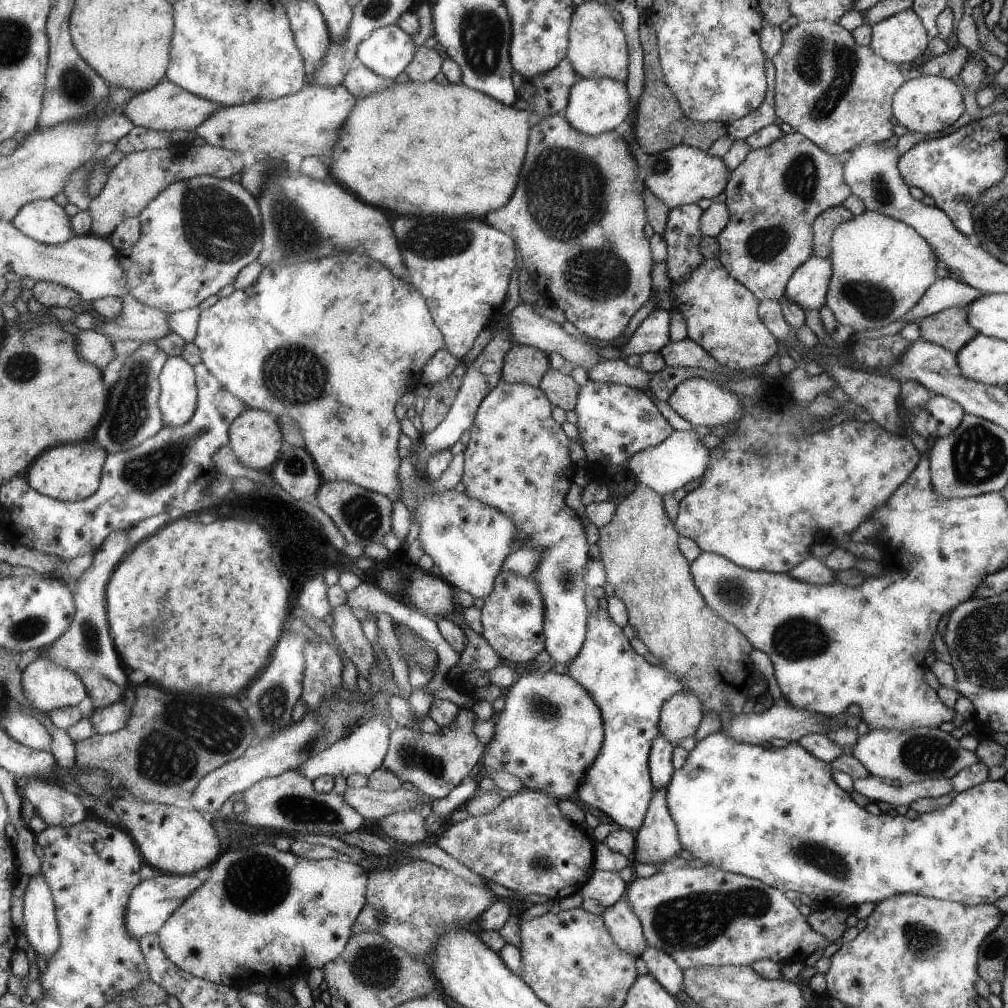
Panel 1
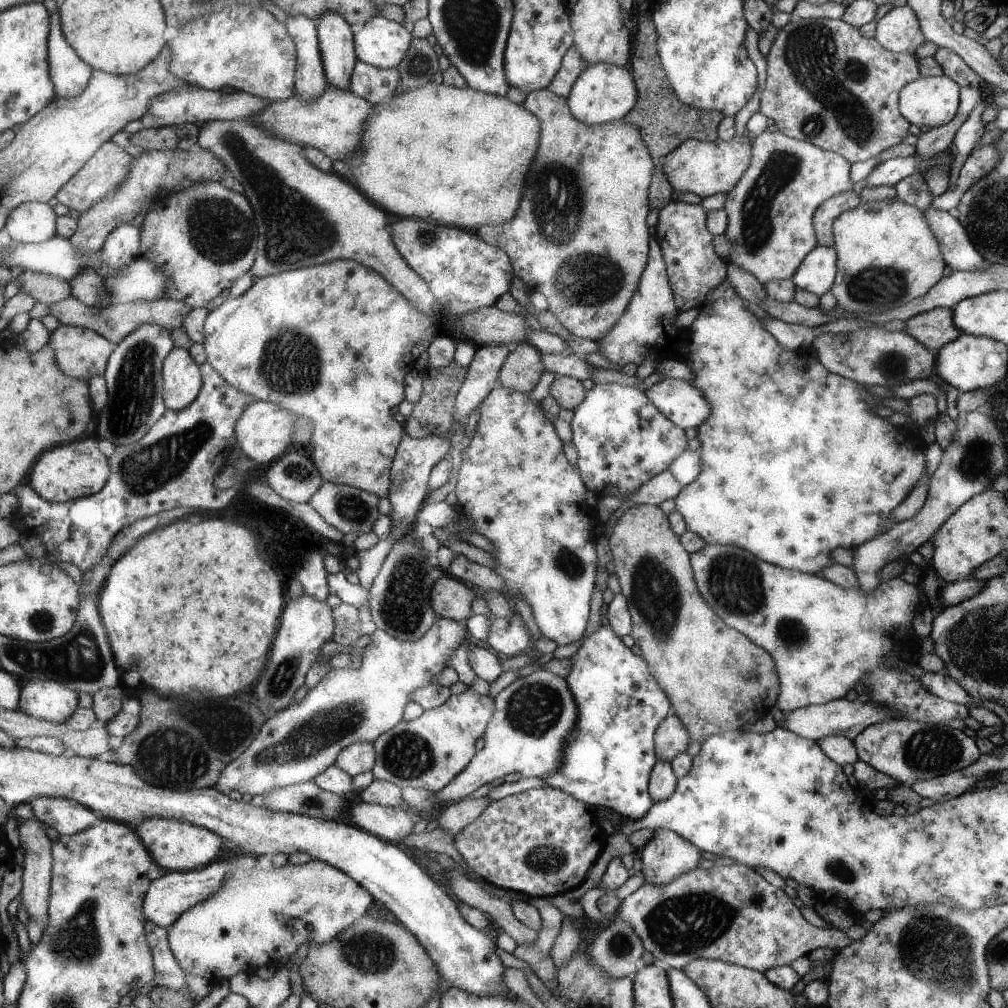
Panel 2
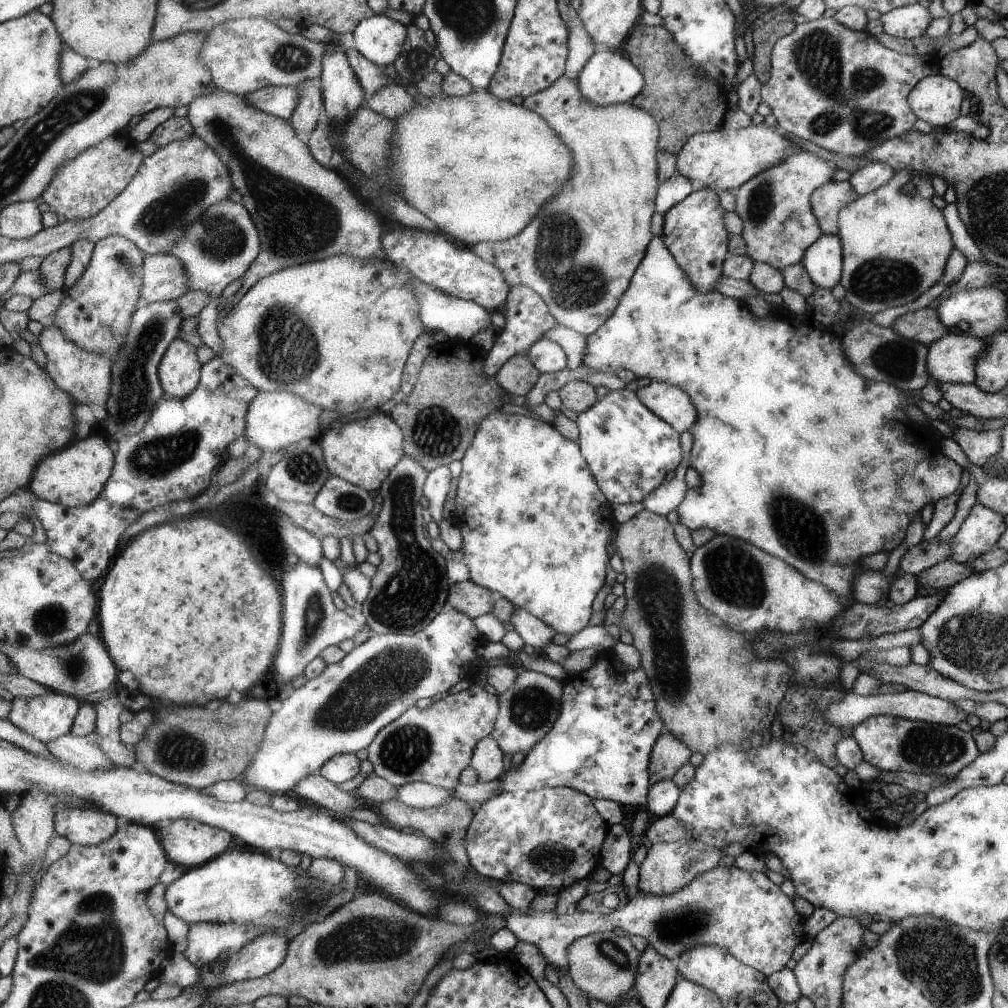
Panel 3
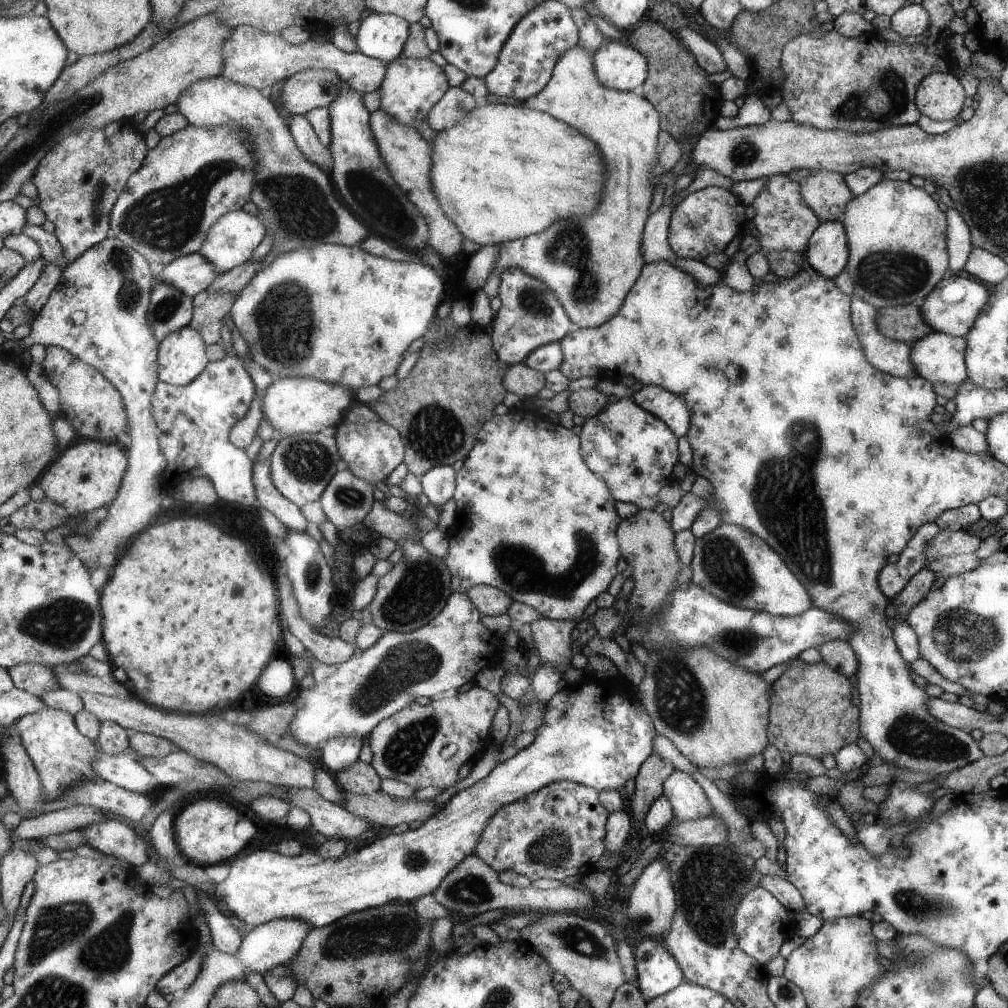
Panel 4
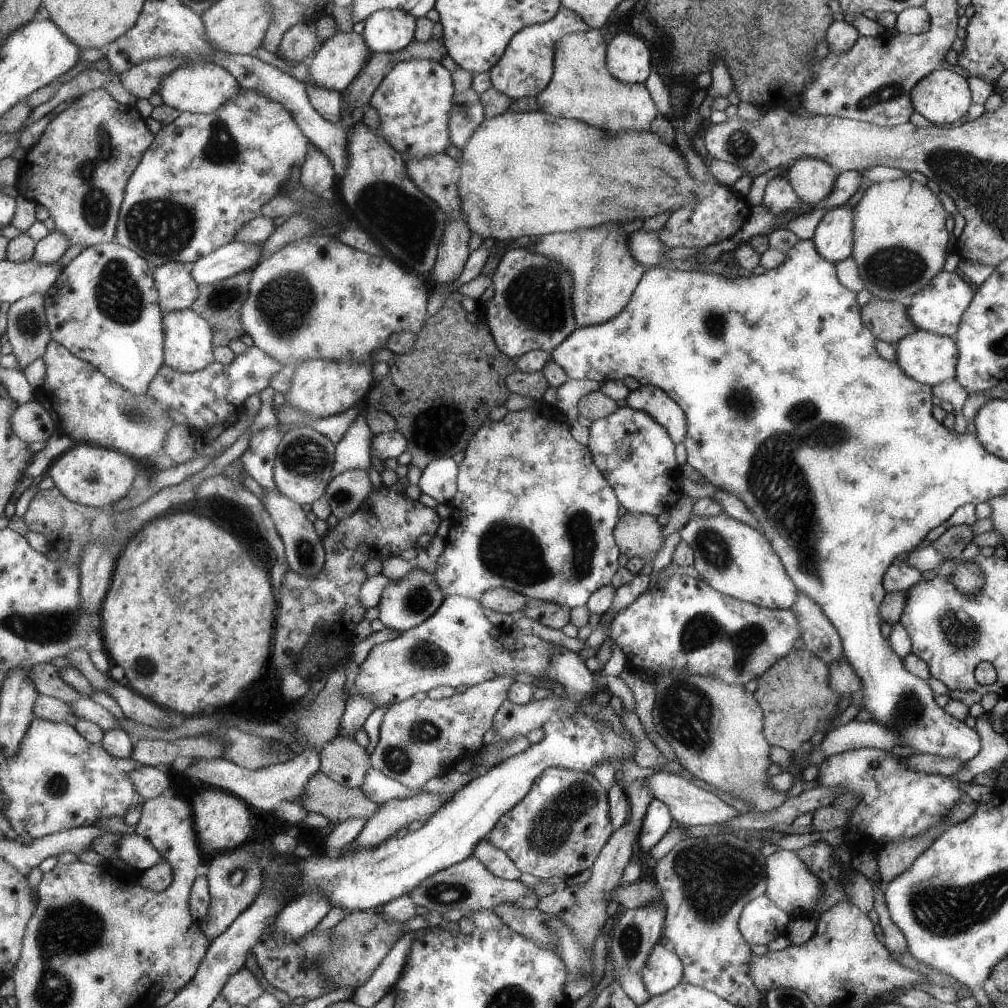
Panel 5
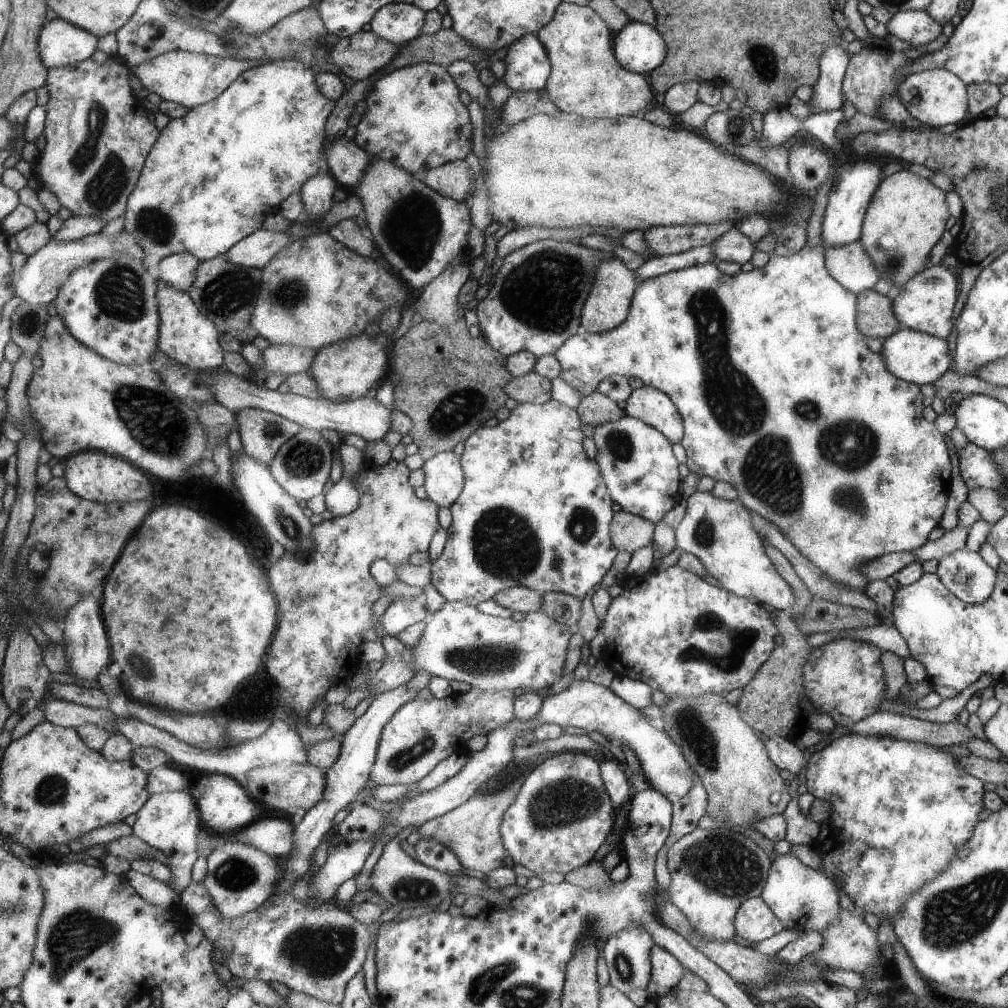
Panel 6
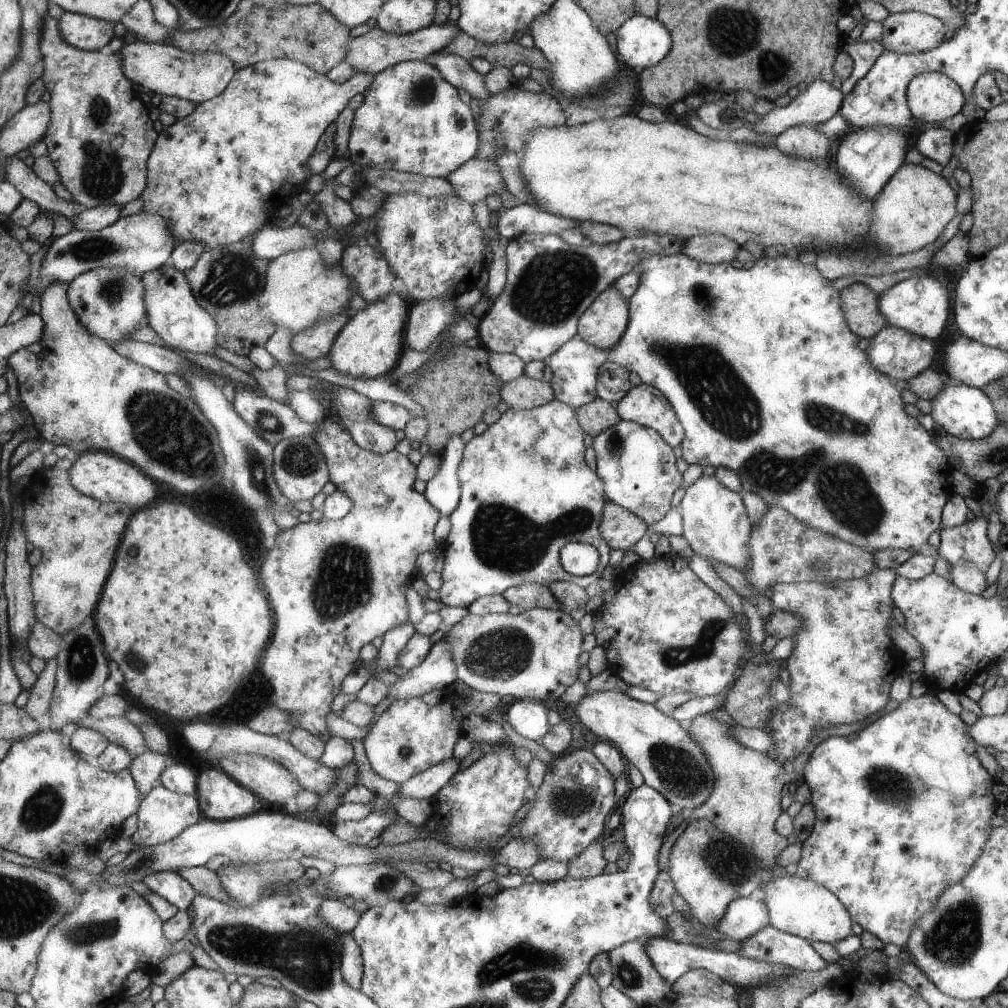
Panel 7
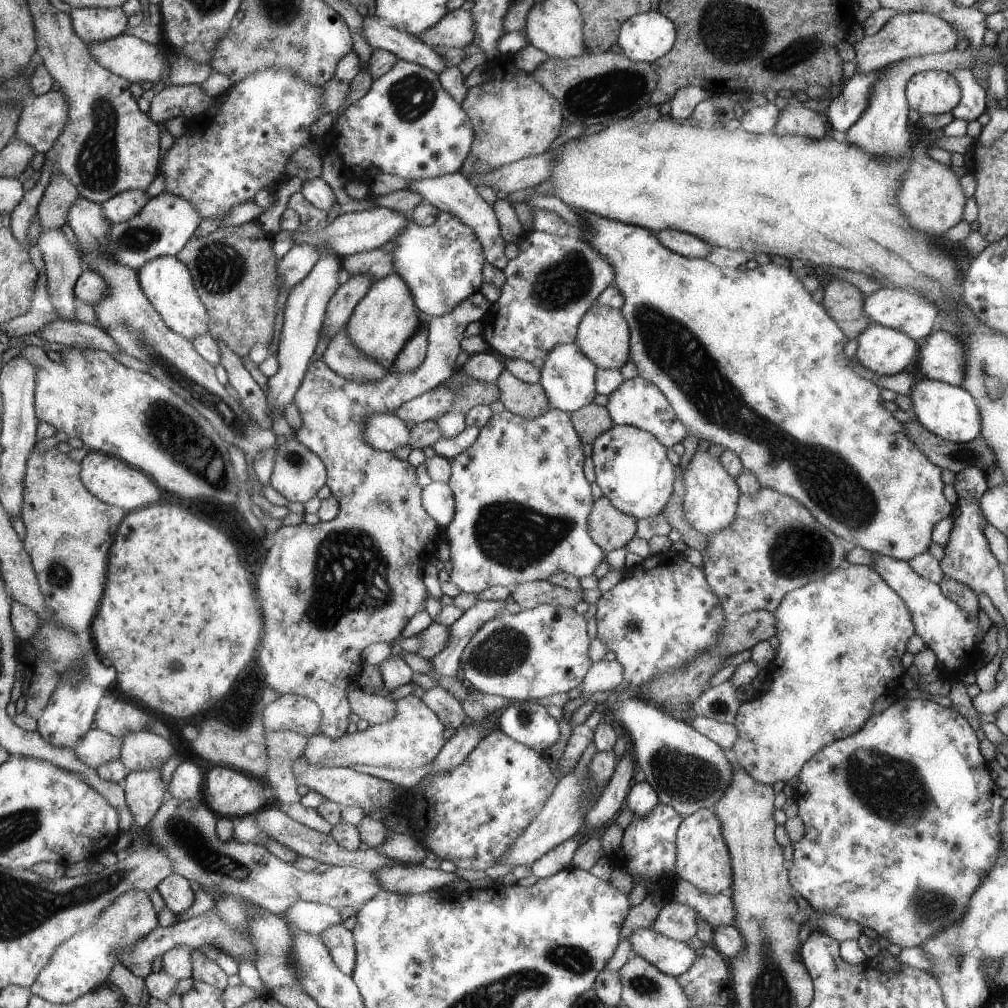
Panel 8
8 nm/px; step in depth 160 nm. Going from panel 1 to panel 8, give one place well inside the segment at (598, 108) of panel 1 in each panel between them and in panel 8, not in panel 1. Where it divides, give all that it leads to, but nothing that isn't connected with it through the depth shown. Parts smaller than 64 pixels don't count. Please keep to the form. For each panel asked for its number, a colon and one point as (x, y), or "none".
2: (603, 92)
3: (608, 77)
4: (619, 66)
5: (628, 57)
6: (638, 47)
7: (641, 41)
8: (644, 37)

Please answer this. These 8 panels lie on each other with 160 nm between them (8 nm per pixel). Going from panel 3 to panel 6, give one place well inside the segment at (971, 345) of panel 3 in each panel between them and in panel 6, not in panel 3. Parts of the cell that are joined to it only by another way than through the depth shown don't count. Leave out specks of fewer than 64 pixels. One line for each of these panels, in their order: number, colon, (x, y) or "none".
4: (940, 358)
5: (929, 358)
6: (916, 357)

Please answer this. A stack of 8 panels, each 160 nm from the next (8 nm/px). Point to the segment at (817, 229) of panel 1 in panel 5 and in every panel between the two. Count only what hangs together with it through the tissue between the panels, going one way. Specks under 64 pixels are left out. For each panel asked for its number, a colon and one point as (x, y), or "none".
2: (823, 216)
3: (826, 202)
4: (825, 192)
5: (812, 179)

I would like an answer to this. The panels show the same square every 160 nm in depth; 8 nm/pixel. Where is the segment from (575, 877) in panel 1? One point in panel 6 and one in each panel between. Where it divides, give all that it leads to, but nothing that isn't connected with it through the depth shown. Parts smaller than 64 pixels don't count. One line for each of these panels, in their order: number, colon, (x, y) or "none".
2: (540, 842)
3: (550, 837)
4: (557, 831)
5: (557, 829)
6: (562, 812)

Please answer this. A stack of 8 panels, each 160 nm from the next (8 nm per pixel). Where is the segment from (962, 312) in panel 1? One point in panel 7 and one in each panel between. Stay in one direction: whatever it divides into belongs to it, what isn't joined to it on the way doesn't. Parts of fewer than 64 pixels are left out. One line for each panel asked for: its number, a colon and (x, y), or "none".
2: (933, 329)
3: (923, 326)
4: (904, 323)
5: (887, 320)
6: (875, 318)
7: (860, 303)

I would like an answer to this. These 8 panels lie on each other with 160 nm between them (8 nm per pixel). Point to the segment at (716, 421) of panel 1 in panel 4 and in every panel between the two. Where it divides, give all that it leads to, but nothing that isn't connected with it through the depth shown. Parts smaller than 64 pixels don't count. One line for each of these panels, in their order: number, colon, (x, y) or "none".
2: (678, 400)
3: (673, 405)
4: (672, 410)

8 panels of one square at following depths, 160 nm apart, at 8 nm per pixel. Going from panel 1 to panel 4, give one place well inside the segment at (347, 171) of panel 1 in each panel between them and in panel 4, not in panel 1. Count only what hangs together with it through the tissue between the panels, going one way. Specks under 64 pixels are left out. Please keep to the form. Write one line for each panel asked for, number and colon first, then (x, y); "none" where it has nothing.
2: (457, 155)
3: (478, 166)
4: (504, 172)

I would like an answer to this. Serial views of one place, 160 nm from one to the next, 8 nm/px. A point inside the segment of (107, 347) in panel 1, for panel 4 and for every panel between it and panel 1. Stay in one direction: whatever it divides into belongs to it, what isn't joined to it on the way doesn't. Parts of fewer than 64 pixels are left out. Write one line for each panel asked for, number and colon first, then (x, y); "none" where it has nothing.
2: (82, 353)
3: (88, 377)
4: (93, 404)

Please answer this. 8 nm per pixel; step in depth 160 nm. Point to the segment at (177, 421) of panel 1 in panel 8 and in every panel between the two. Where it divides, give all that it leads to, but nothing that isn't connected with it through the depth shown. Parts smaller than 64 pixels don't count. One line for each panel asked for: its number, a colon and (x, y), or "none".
2: (183, 380)
3: (180, 370)
4: (183, 356)
5: (189, 339)
6: (188, 336)
7: (176, 316)
8: (168, 283)

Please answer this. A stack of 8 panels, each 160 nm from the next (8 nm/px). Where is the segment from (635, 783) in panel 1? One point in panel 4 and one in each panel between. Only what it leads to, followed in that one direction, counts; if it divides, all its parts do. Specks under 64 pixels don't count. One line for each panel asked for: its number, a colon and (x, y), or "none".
2: (609, 756)
3: (599, 744)
4: (590, 735)

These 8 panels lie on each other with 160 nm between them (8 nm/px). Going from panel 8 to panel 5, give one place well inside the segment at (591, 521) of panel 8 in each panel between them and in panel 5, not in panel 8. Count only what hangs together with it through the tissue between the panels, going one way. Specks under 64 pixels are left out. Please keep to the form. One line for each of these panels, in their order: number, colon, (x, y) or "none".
5: (637, 534)
6: (628, 532)
7: (620, 529)

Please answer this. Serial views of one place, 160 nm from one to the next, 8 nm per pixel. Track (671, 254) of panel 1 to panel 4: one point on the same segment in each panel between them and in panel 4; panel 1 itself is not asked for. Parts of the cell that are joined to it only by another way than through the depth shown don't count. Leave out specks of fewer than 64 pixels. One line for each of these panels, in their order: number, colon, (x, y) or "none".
2: (694, 270)
3: (694, 233)
4: (703, 223)

